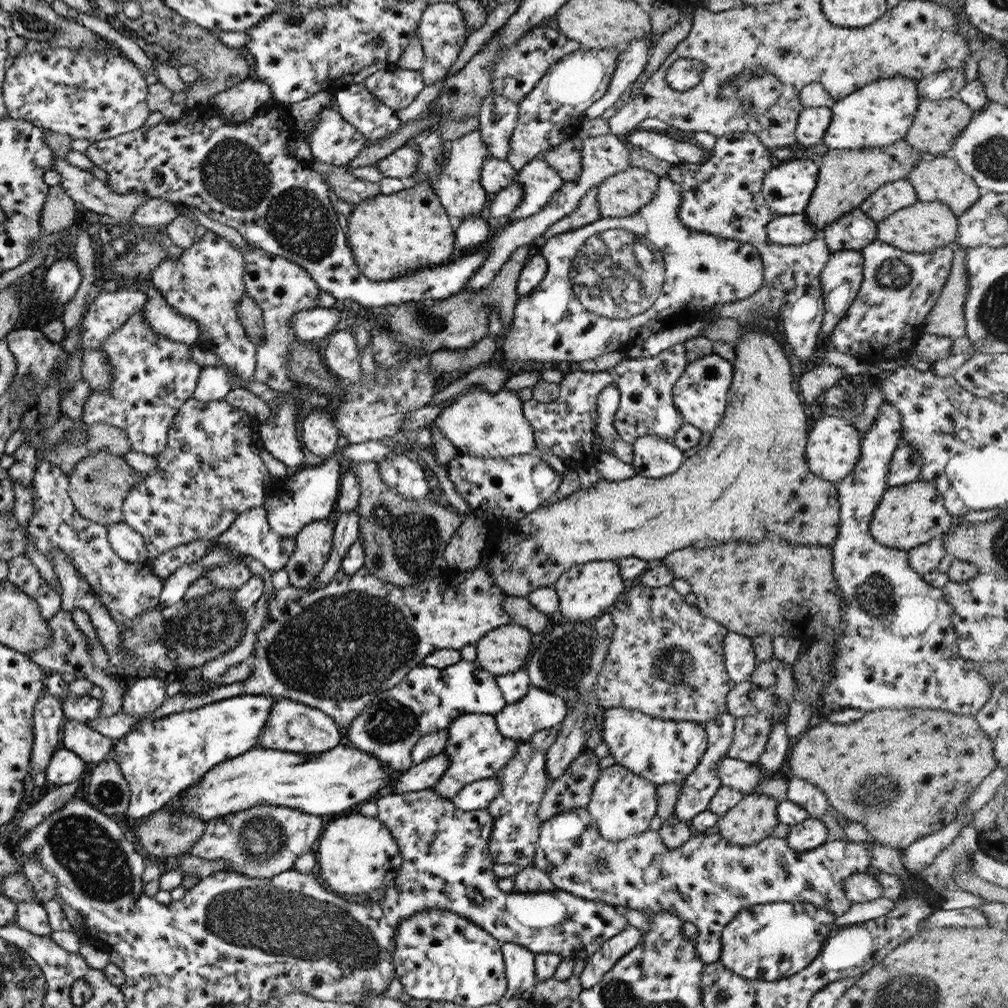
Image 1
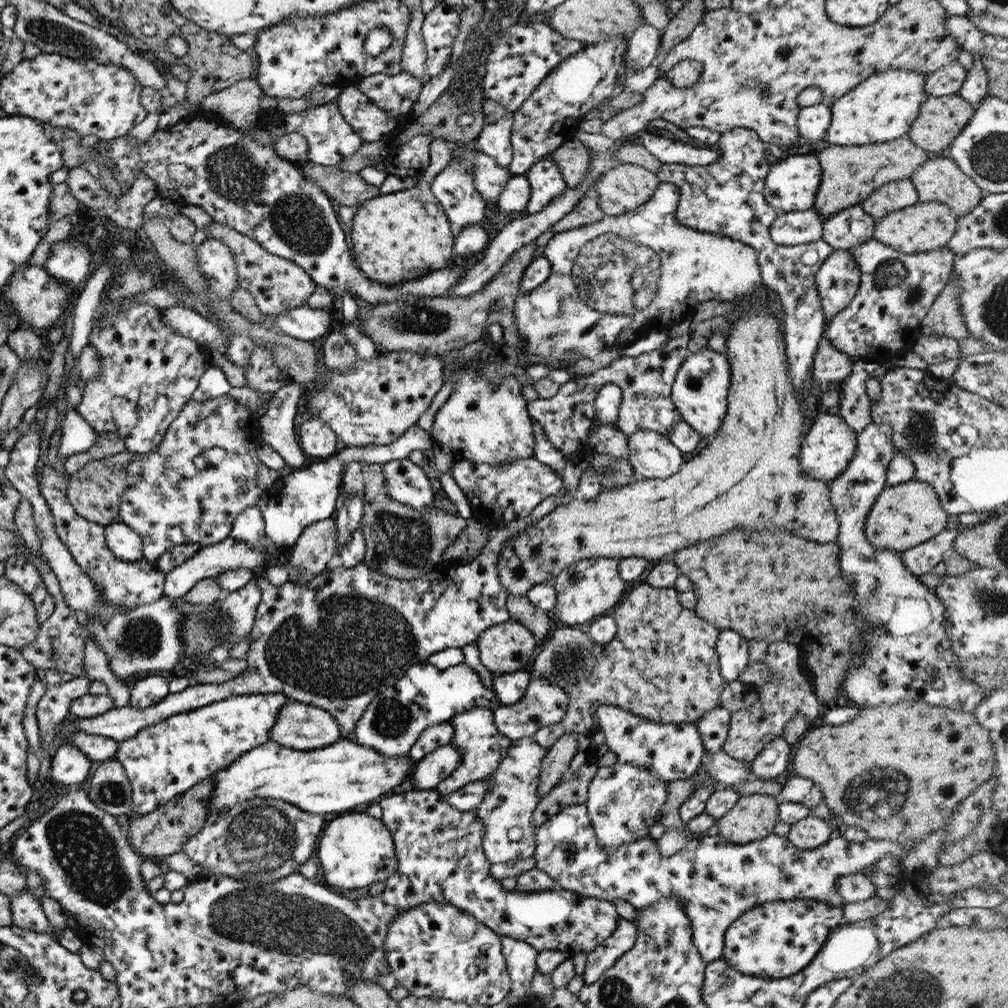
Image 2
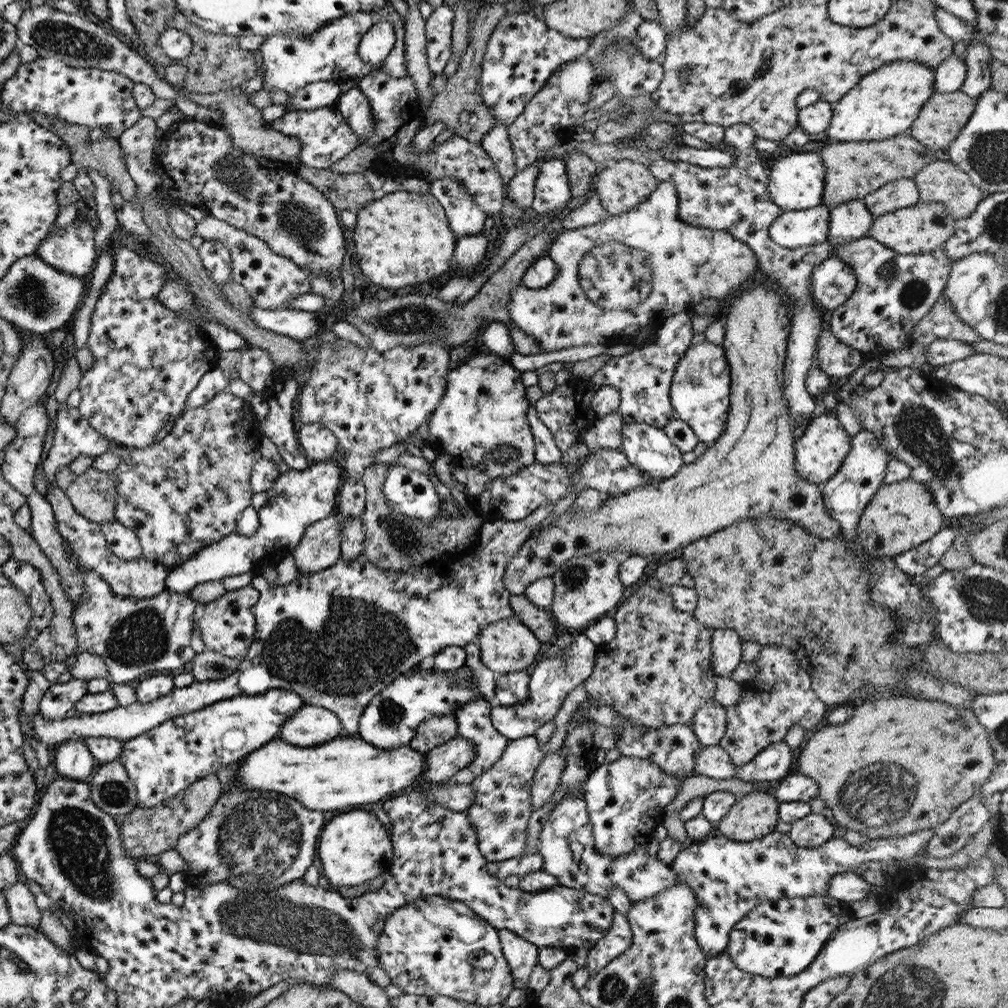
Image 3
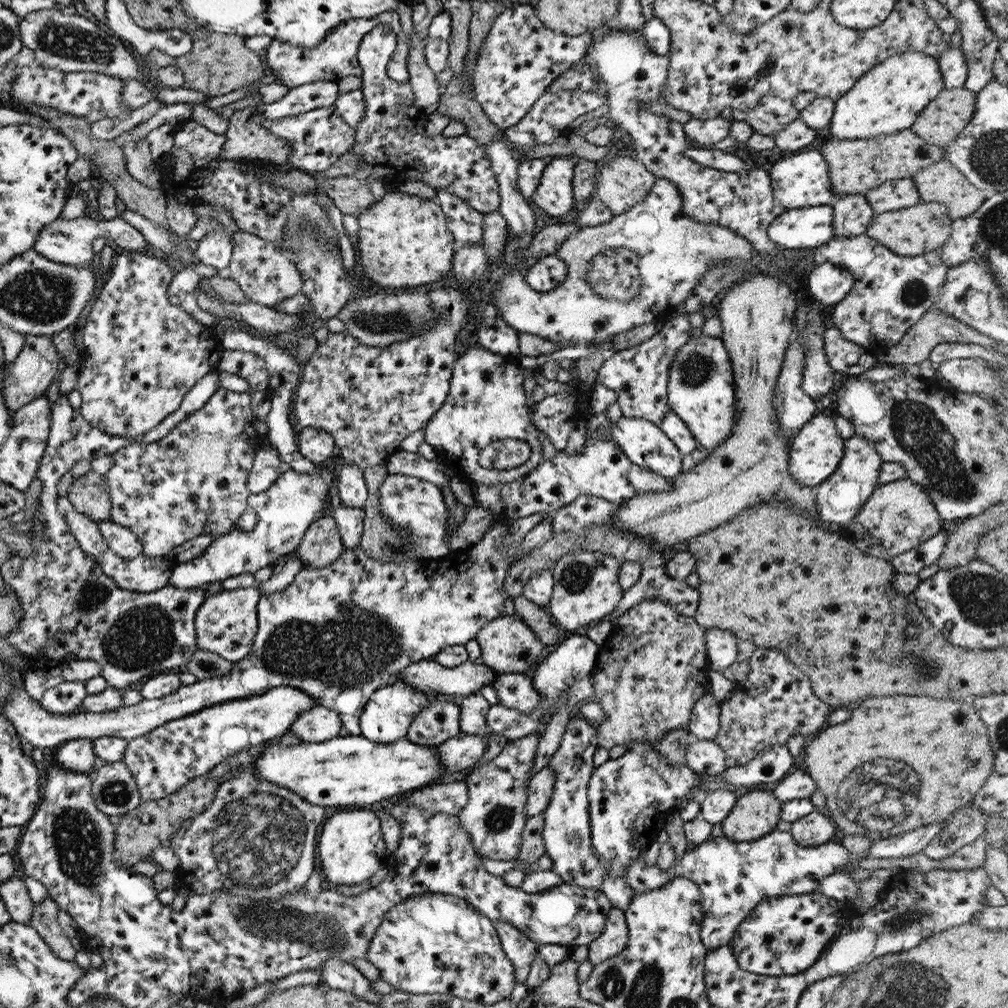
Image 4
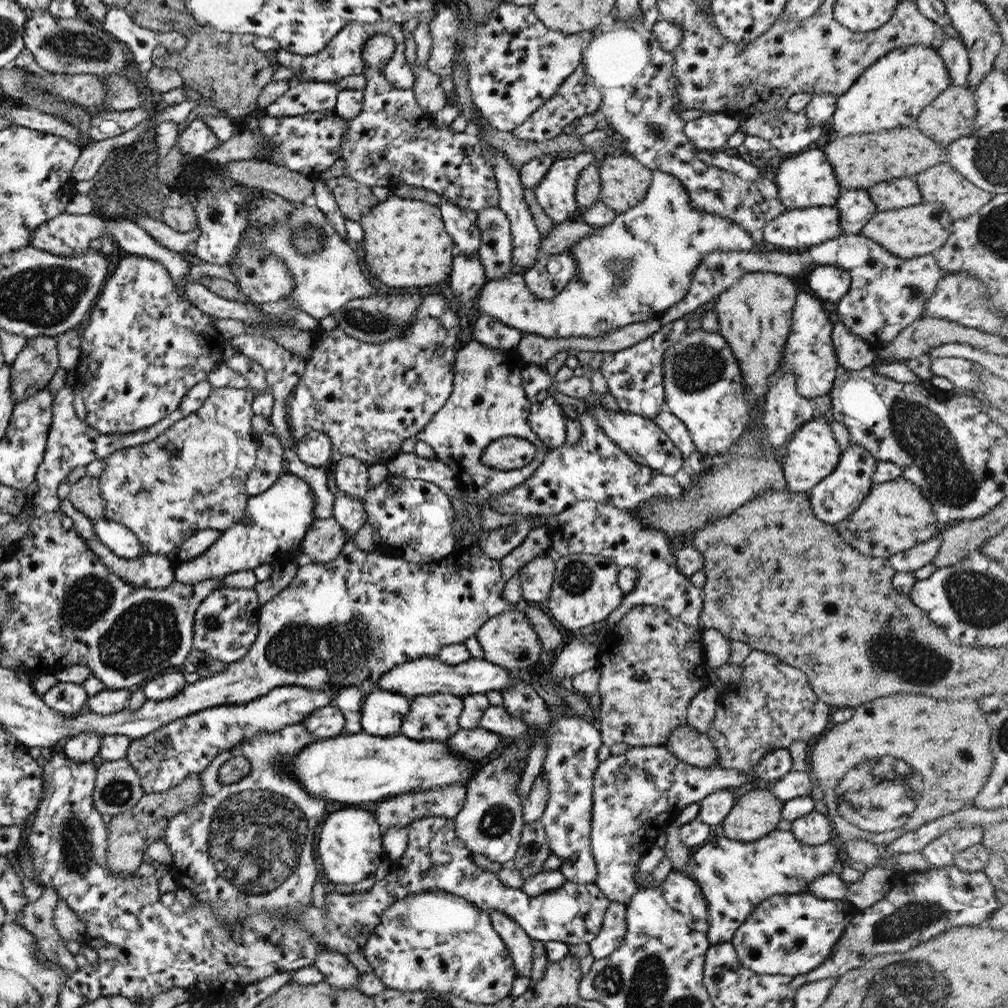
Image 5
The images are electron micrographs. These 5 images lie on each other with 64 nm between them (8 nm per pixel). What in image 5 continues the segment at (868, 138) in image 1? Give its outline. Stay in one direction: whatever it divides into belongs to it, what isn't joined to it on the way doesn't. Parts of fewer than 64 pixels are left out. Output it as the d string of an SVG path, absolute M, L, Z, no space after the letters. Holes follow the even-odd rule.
M915 44L891 50L870 64L853 82L853 85L836 98L832 114L832 128L839 136L845 136L913 125L924 106L927 106L940 92L950 88L951 84L945 63L934 48Z

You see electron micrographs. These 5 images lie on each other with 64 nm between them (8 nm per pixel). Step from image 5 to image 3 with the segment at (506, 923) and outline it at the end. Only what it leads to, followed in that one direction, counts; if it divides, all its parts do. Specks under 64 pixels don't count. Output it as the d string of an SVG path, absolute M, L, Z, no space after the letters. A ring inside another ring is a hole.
M497 929L500 949L510 968L513 989L526 990L532 967L537 964L537 947L507 929Z

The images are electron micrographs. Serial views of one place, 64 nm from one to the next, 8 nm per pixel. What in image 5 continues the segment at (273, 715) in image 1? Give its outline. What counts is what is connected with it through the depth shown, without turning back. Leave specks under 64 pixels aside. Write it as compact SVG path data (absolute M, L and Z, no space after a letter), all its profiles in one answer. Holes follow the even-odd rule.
M325 705L313 710L310 716L300 722L311 735L315 735L317 740L323 740L342 734L345 719L337 707Z

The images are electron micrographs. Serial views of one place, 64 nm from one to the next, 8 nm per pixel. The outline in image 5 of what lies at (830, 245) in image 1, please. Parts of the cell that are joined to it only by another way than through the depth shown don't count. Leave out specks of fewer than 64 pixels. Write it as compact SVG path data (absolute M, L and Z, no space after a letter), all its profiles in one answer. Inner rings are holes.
M841 188L834 206L839 211L839 229L843 234L859 234L859 229L876 212L865 189Z

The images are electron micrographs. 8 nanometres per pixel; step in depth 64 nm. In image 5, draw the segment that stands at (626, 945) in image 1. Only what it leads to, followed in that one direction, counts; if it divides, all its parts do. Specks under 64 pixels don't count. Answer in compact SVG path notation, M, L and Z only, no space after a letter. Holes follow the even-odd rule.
M608 902L599 932L588 942L593 960L605 958L621 945L626 931L625 908L623 903Z

